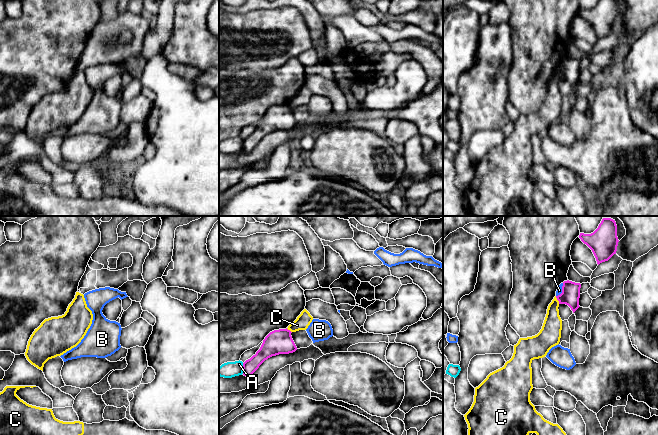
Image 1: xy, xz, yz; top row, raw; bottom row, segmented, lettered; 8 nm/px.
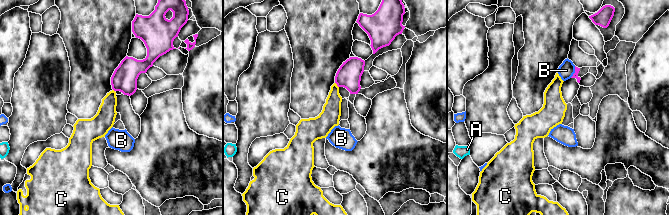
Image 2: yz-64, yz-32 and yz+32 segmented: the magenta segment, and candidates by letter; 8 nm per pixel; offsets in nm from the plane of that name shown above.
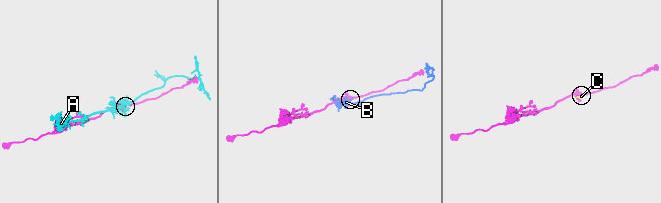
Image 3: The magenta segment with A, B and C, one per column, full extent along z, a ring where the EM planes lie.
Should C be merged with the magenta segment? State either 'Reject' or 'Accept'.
Reject

